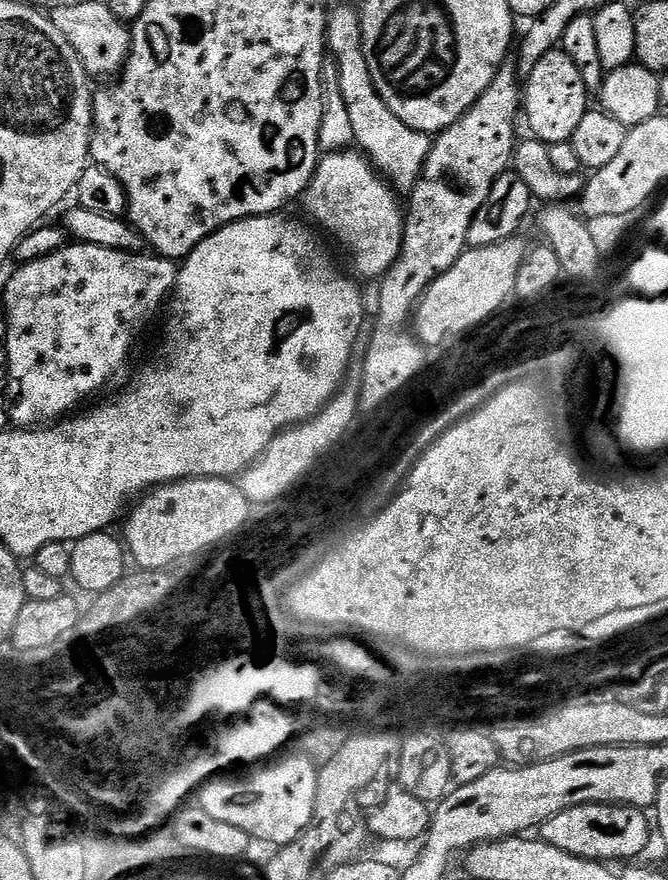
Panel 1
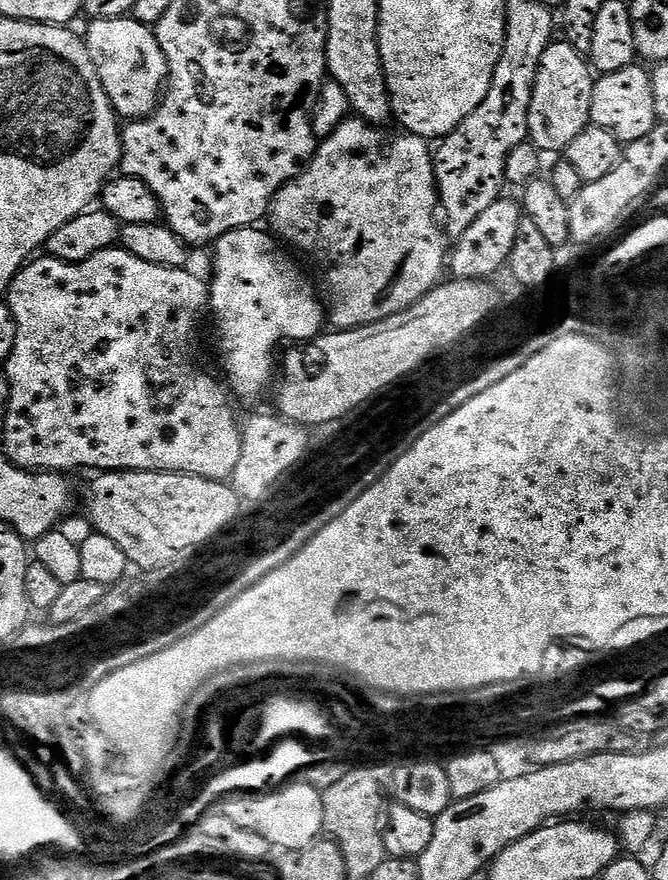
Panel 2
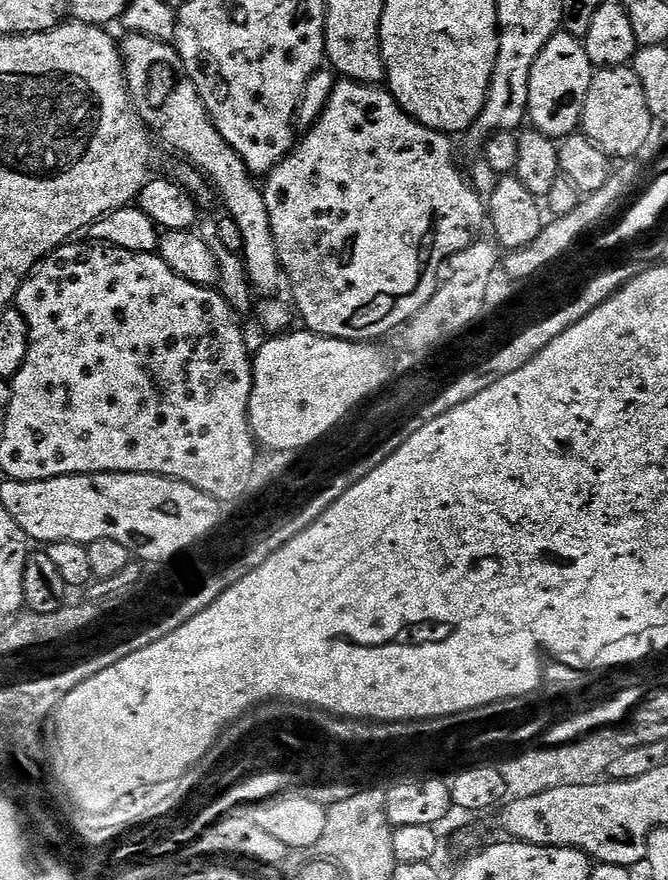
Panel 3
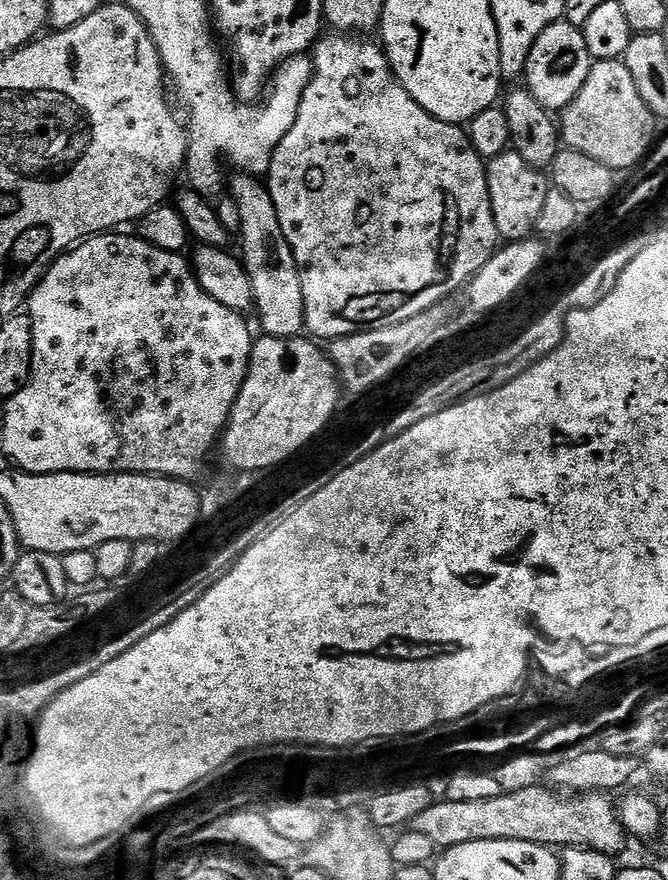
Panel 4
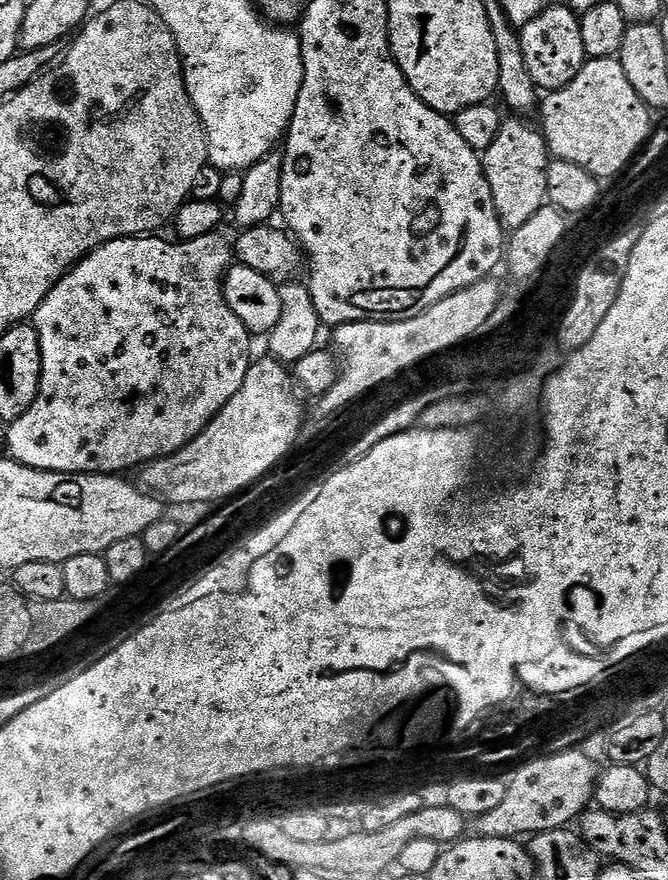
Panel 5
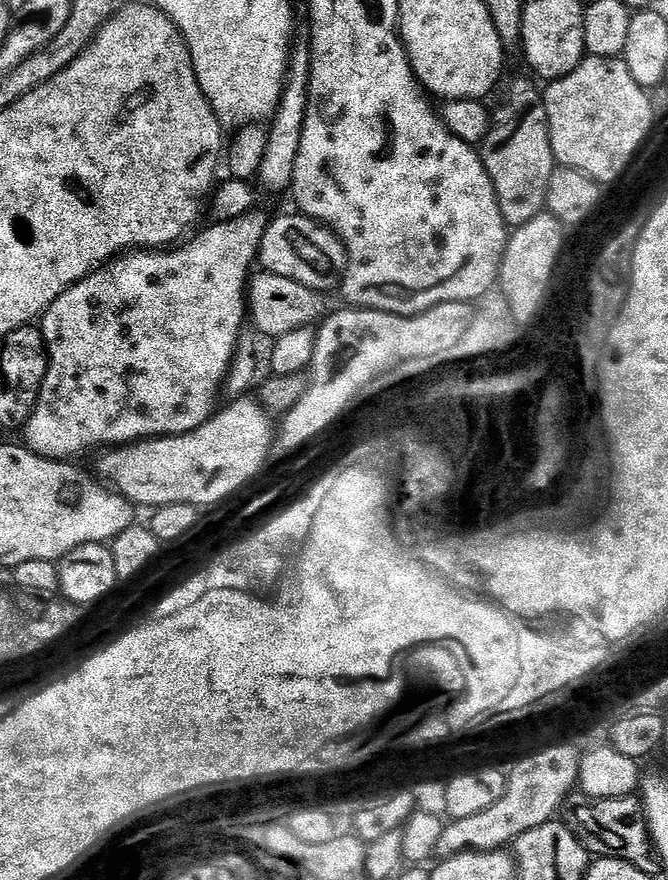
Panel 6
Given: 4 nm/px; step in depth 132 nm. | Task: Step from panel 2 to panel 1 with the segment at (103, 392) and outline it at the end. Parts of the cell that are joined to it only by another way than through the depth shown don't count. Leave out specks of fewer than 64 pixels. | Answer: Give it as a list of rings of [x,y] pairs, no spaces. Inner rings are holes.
[[[71,243],[58,252],[52,252],[49,256],[44,256],[40,260],[35,260],[29,264],[21,263],[20,269],[8,280],[8,289],[2,296],[2,303],[8,311],[8,338],[6,347],[8,349],[8,375],[14,381],[14,399],[10,404],[10,420],[17,429],[36,430],[41,426],[51,426],[61,418],[75,413],[76,408],[87,396],[95,394],[99,388],[104,388],[108,384],[108,379],[123,366],[128,360],[128,355],[132,352],[132,347],[136,344],[136,339],[147,330],[152,324],[152,319],[160,312],[160,307],[165,307],[166,301],[173,295],[178,281],[178,268],[171,260],[157,258],[155,255],[140,256],[130,252],[119,252],[109,248],[99,248],[93,244]]]

